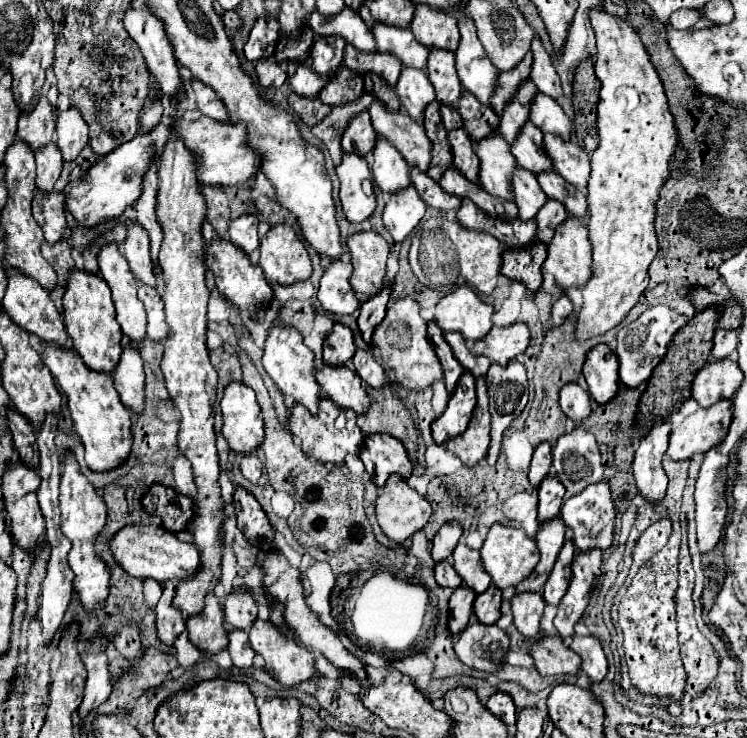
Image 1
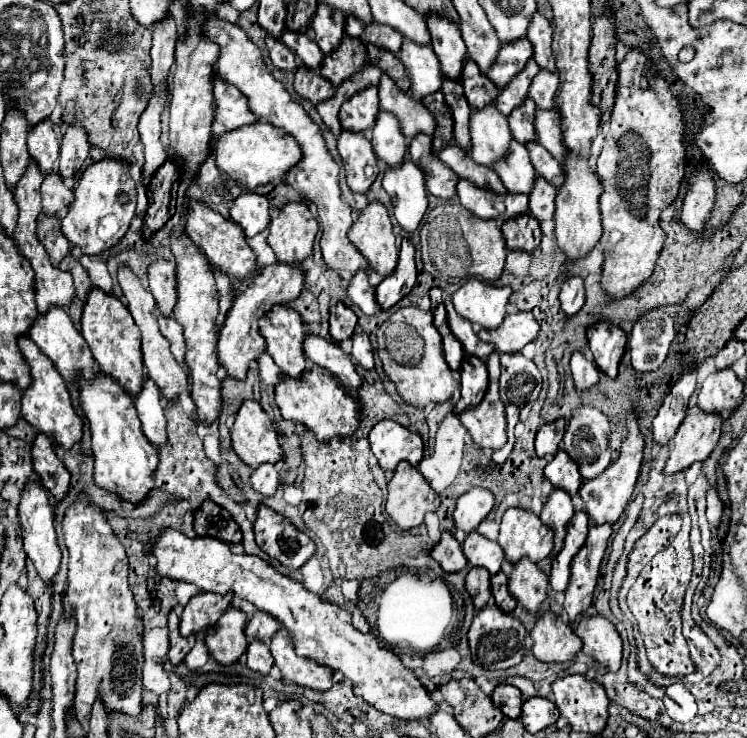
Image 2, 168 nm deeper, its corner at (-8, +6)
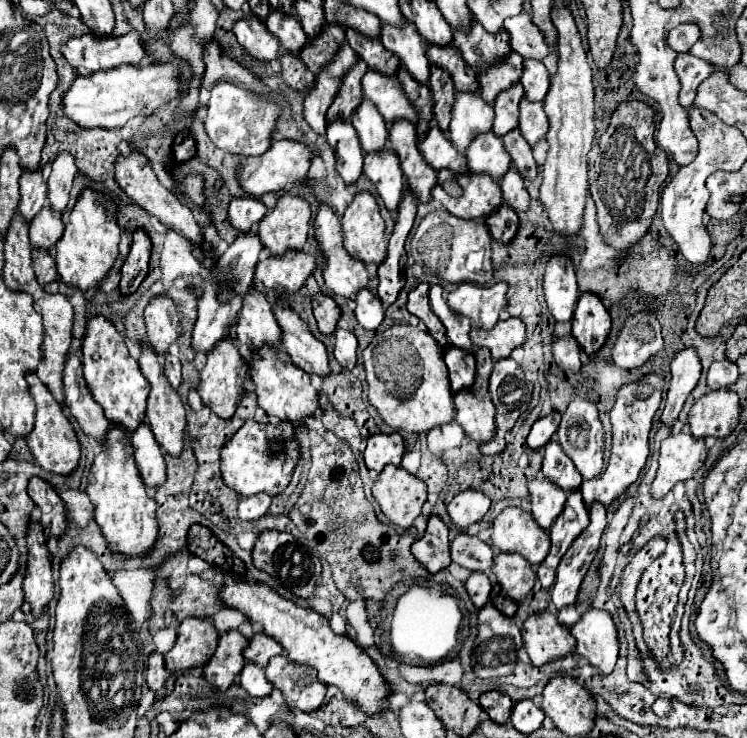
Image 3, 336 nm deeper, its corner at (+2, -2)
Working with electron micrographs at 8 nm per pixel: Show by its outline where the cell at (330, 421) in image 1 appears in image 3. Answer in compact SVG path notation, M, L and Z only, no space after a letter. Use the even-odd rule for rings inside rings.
M261 346L253 350L253 360L249 362L249 376L255 382L257 404L267 412L267 416L277 416L279 420L289 420L293 426L303 422L303 416L313 416L319 408L317 390L311 386L309 374L289 362L289 356L273 346Z

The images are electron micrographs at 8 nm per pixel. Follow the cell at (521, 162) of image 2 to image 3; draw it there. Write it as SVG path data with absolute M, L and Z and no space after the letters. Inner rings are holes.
M483 132L479 134L467 148L465 152L467 164L473 172L479 174L489 174L491 178L499 180L505 170L509 170L511 158L503 148L503 142L499 136L493 132Z

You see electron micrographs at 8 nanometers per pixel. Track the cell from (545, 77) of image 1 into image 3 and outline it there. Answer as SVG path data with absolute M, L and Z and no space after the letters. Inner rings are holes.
M521 12L519 16L507 18L503 26L511 36L511 50L521 54L523 58L543 60L549 54L545 38L539 34L537 26L531 22L531 14Z

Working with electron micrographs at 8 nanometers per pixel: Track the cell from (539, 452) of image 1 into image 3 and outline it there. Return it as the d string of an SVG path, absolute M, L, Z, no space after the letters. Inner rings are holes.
M553 410L551 414L541 416L539 420L535 420L535 424L531 426L529 438L527 438L529 448L533 448L533 450L543 448L543 446L553 438L553 434L557 432L559 420L561 420L561 414L559 414L559 412L555 412L555 410Z

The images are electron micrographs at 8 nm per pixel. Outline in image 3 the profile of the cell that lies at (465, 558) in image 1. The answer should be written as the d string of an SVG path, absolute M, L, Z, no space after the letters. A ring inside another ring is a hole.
M465 532L457 534L449 546L451 560L471 572L487 572L493 566L493 550L487 542Z

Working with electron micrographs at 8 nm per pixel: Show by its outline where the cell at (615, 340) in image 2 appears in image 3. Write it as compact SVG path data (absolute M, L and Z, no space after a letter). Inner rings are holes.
M581 292L573 314L573 338L587 354L593 354L605 344L609 328L611 318L601 298L593 292Z

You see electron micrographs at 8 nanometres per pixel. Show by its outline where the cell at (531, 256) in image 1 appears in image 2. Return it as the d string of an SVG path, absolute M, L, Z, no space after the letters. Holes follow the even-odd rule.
M527 214L519 222L505 222L503 236L507 240L507 250L513 252L535 252L541 244L541 228L535 218Z

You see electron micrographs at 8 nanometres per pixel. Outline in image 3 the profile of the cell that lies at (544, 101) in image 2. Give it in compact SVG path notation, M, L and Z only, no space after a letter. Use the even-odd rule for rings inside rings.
M525 58L523 60L523 76L521 84L525 88L525 96L531 102L539 102L545 98L549 90L549 72L541 60Z

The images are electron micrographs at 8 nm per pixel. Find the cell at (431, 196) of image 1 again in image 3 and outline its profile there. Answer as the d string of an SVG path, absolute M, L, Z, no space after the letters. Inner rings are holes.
M393 120L389 124L389 144L391 150L401 160L401 168L407 176L407 184L419 202L431 198L431 188L437 182L437 170L425 162L417 150L417 132L409 120Z

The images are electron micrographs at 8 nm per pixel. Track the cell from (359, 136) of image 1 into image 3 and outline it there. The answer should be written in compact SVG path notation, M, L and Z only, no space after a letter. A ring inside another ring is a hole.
M363 60L355 62L351 70L347 70L341 78L341 88L337 96L333 98L333 104L327 110L327 118L343 118L349 120L353 110L361 104L363 94L361 94L361 78L365 74L367 64Z

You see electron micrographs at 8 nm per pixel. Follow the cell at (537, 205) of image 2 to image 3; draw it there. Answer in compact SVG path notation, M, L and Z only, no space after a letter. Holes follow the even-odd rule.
M513 166L501 178L499 188L501 188L501 194L503 194L505 204L511 204L511 208L517 210L517 212L527 210L527 206L529 206L529 194L525 190L525 184L523 184L521 174Z

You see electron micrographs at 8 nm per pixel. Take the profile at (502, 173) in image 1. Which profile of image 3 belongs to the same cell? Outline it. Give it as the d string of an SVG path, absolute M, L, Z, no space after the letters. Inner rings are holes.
M479 90L455 92L447 136L457 146L457 150L461 150L461 154L467 150L469 142L479 132L491 130L491 124L493 124L493 106L481 98Z

